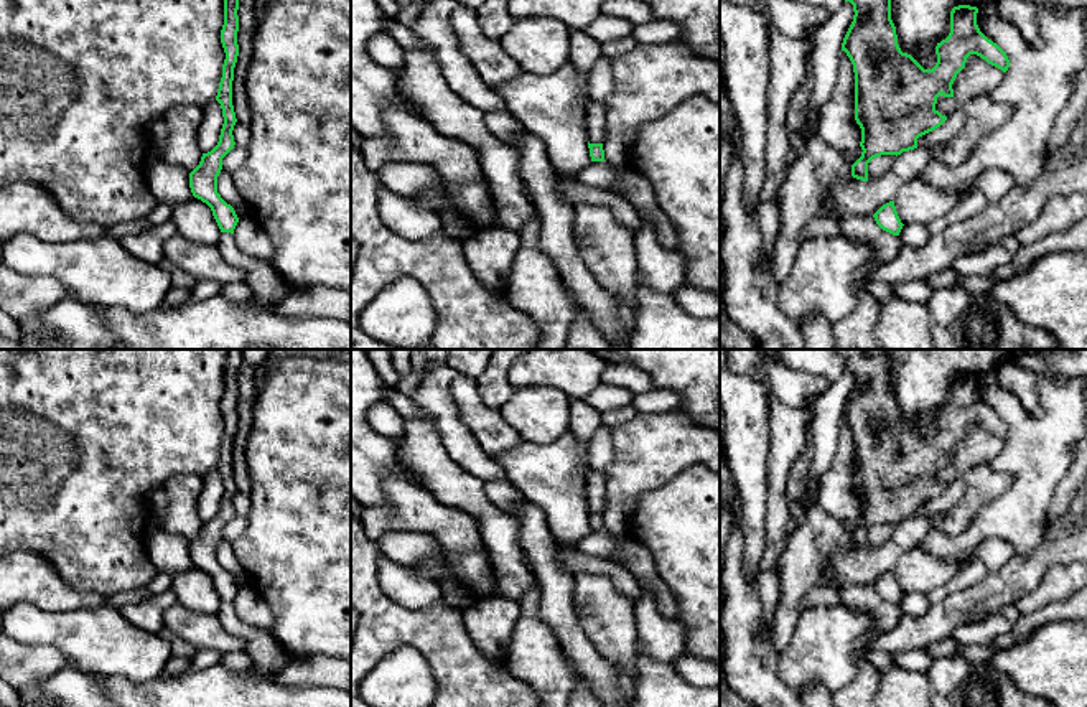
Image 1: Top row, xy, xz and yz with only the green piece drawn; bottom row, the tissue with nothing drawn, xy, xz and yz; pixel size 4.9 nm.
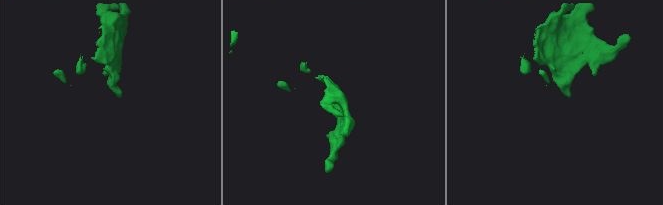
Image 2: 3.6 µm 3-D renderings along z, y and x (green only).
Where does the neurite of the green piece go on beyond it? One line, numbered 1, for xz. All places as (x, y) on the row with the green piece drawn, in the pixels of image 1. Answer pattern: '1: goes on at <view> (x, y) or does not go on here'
1: does not go on here

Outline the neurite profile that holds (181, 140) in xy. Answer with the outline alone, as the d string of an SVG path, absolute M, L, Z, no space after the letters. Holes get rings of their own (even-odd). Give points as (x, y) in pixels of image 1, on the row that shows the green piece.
M175 105L163 119L168 129L163 160L191 173L203 157L198 147L198 129L203 119L203 109L194 105Z

